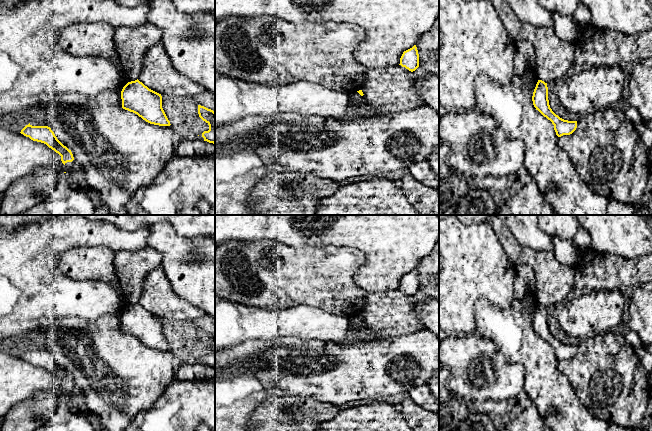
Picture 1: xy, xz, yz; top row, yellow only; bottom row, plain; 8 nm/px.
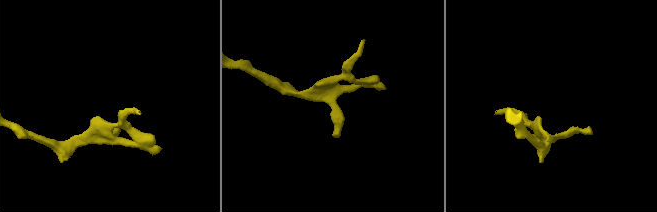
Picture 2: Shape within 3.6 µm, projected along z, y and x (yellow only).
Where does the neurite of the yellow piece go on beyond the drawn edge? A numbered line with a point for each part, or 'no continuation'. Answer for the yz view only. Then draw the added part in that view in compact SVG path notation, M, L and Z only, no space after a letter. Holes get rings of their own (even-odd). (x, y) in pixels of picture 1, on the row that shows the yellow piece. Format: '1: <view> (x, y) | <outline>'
no continuation

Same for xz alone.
no continuation

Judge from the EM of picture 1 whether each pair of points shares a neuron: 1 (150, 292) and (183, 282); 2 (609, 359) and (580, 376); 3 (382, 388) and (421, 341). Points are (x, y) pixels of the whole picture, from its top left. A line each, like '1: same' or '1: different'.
1: different
2: same
3: same

